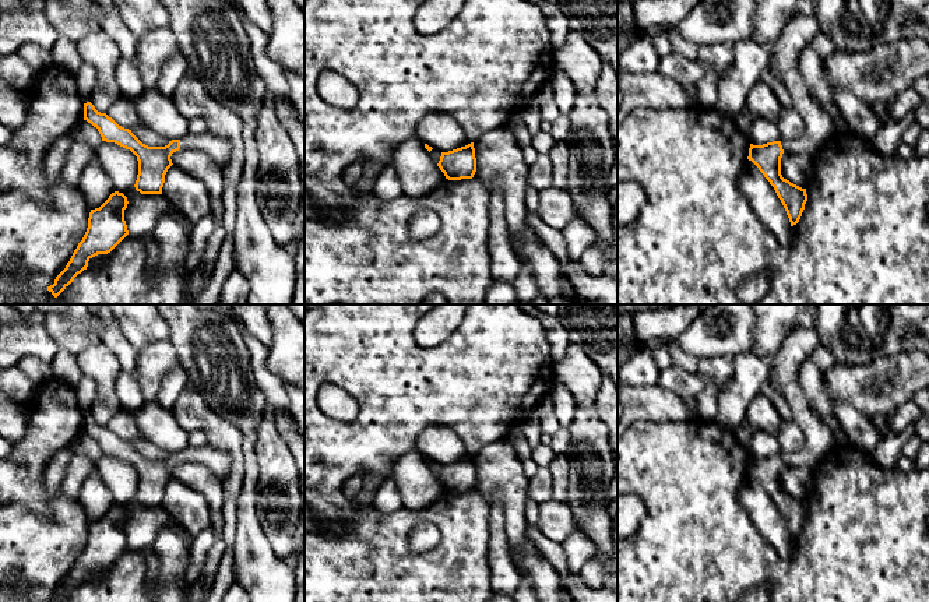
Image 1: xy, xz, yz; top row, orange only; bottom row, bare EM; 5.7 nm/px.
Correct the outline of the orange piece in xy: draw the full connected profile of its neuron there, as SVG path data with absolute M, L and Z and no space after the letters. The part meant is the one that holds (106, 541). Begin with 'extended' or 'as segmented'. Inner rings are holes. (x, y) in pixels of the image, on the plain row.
as segmented; M115 504L99 521L91 522L82 553L47 602L66 602L78 587L87 582L92 570L110 566L129 548L124 534L127 517L127 510Z

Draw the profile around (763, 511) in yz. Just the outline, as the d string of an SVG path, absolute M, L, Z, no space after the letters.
M749 472L739 490L739 500L749 511L761 536L775 549L778 557L781 560L788 559L792 550L792 539L787 524L774 500Z

